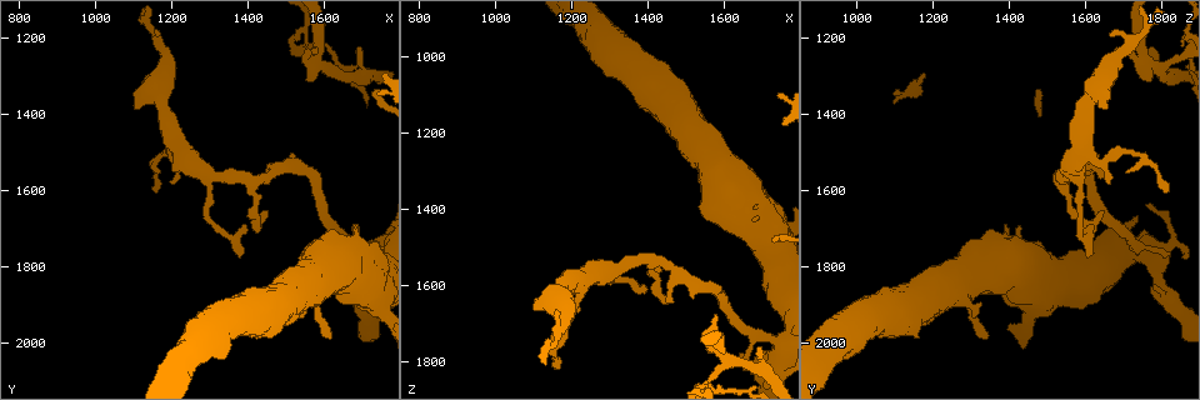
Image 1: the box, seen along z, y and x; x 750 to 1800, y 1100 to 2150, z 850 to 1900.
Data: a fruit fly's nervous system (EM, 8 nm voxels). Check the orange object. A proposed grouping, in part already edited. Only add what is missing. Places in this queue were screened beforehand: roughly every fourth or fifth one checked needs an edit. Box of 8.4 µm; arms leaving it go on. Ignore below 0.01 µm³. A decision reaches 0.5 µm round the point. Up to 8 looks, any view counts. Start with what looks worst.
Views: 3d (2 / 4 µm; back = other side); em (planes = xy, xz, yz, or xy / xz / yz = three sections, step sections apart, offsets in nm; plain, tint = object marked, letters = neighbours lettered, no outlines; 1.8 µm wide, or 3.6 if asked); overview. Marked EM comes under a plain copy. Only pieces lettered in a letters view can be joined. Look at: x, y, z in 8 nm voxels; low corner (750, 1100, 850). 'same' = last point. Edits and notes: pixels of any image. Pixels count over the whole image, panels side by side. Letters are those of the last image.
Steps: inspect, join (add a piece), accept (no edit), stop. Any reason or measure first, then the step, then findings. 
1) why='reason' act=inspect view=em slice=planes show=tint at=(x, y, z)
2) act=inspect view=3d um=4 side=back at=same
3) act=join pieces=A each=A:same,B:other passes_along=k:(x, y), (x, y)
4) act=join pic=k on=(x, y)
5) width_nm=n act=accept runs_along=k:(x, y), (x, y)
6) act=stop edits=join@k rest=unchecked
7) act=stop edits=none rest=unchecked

why='free end' act=inspect view=em slice=xy step=8 show=letters at=(1570, 1240, 1675)

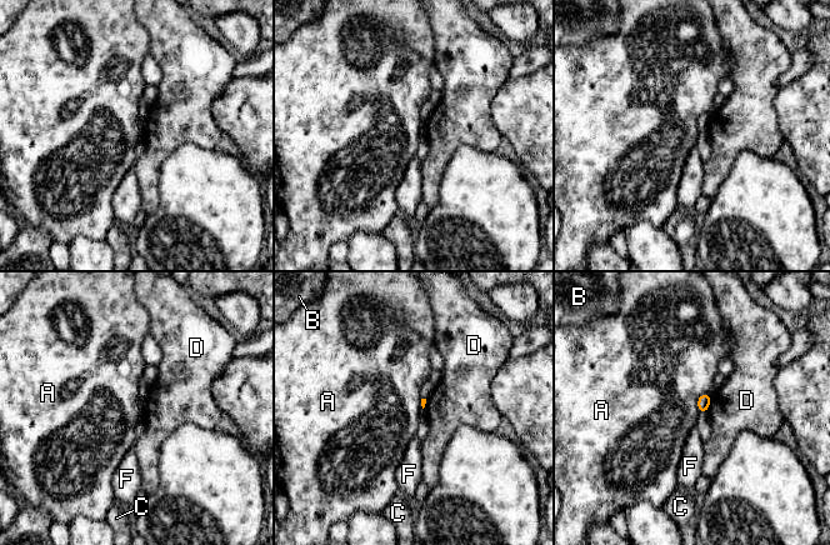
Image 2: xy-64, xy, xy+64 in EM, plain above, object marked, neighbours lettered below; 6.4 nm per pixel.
act=inspect view=em slice=xz step=16 show=letters at=same

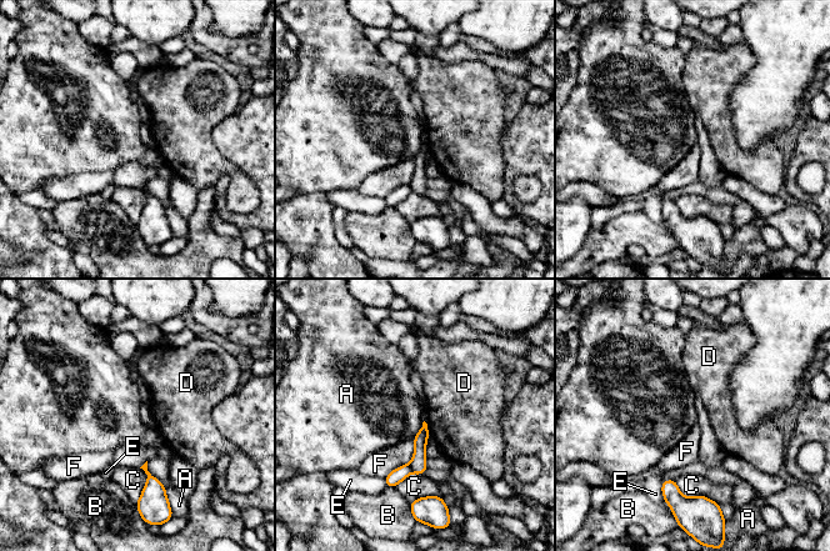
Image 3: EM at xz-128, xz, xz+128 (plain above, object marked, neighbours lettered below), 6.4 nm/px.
width_nm=80 longest_contact=F:320nm act=accept each=A:other,B:other,C:other,D:other,E:other,F:other found='none of them fits'

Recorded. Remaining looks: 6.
why='tapers out' act=inspect view=em slice=planes show=letters at=(1380, 1775, 1605)

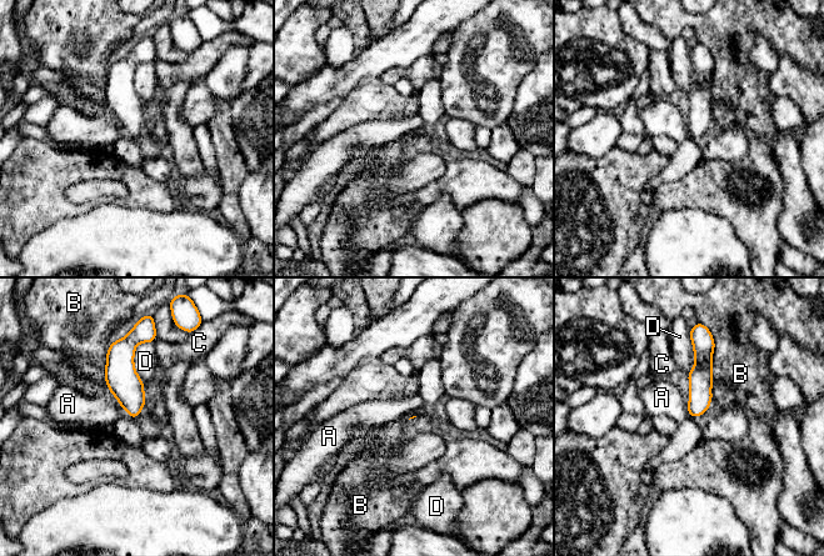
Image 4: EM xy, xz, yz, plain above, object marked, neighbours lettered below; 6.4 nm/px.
act=accept each=A:other,B:other,C:other,D:other border=4:(687, 407), (689, 415) found='none of them fits'

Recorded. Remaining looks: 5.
why='free end' act=inspect view=em um=3.6 slice=xy step=4 show=letters at=(1160, 1605, 1815)

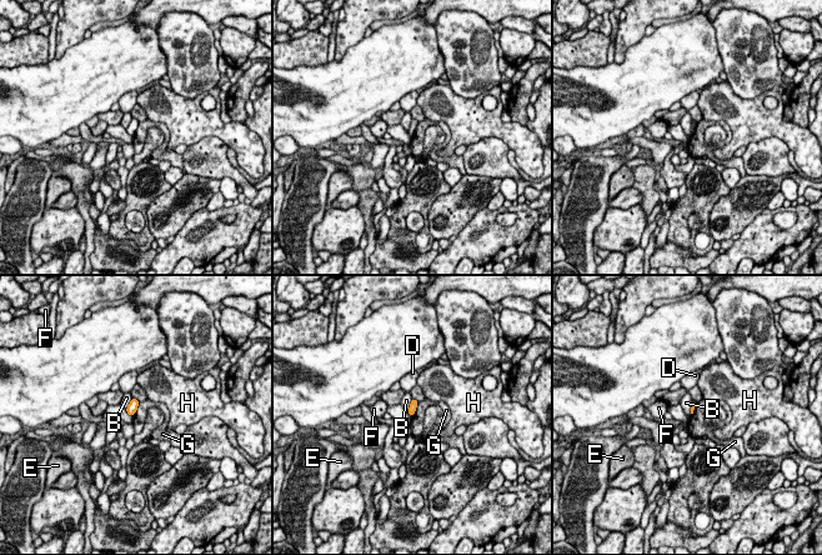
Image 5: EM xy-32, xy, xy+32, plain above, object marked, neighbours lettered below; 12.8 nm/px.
act=accept each=B:other,D:other,E:other,F:other,G:other,H:other border=5:(140, 401), (133, 416) found='none of them fits'

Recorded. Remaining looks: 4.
act=stop edits=none rest=unchecked

